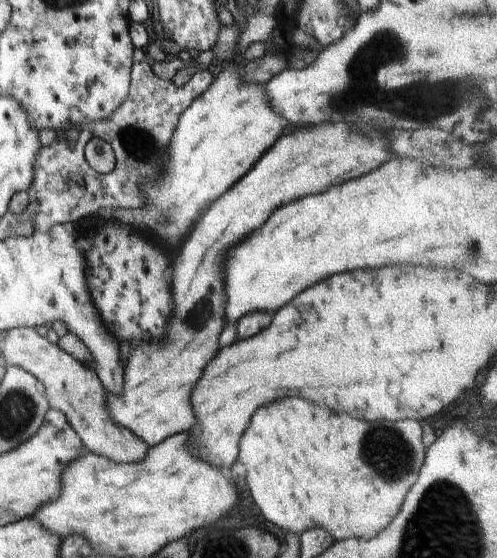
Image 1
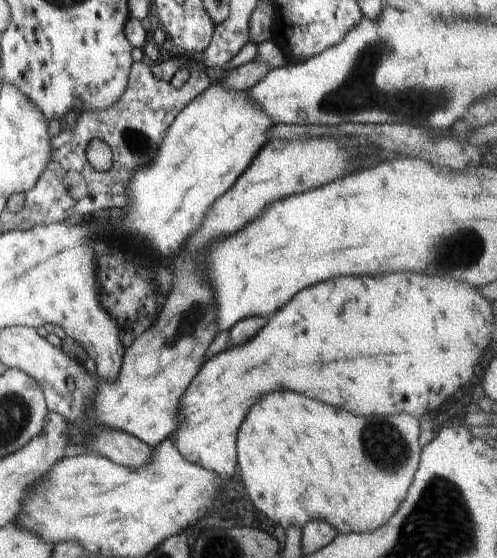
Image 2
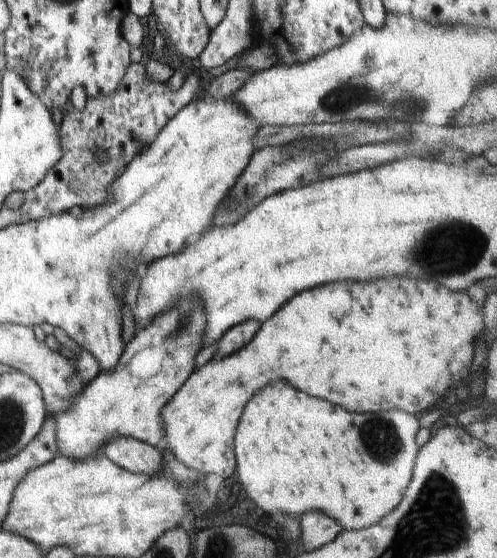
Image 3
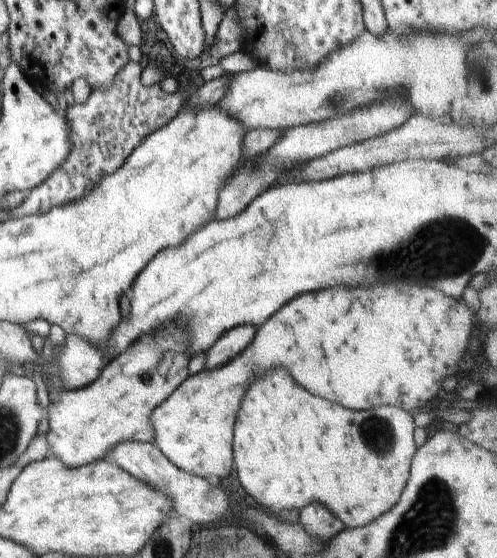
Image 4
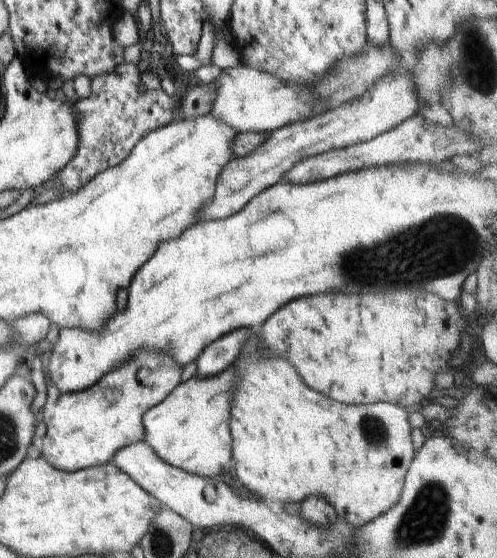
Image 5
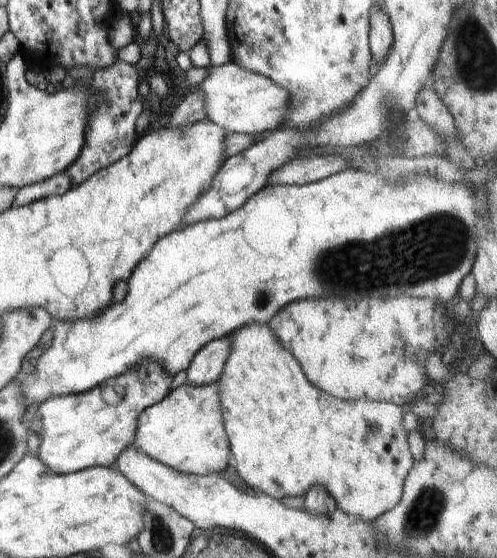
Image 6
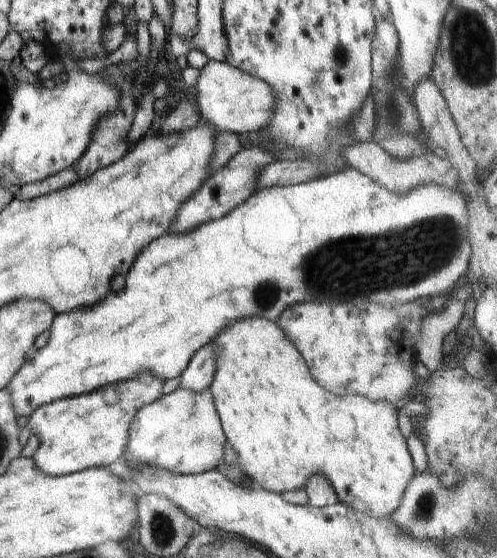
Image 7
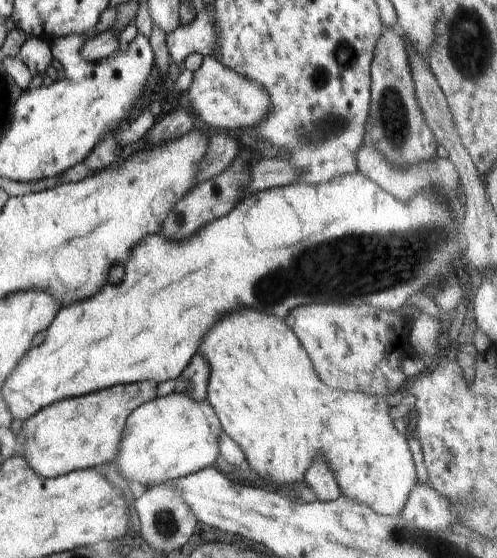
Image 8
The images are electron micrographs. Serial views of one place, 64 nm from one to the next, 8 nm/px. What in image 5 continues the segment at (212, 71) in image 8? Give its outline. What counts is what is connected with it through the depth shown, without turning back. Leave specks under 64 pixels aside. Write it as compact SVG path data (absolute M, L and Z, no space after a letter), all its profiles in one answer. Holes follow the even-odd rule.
M369 42L369 50L366 53L341 61L334 73L327 73L318 80L319 84L314 89L305 85L286 85L282 80L277 80L266 72L243 64L222 69L213 83L215 98L210 114L237 134L270 133L322 115L325 111L336 109L360 97L379 77L402 65L391 44L384 49L378 49Z

